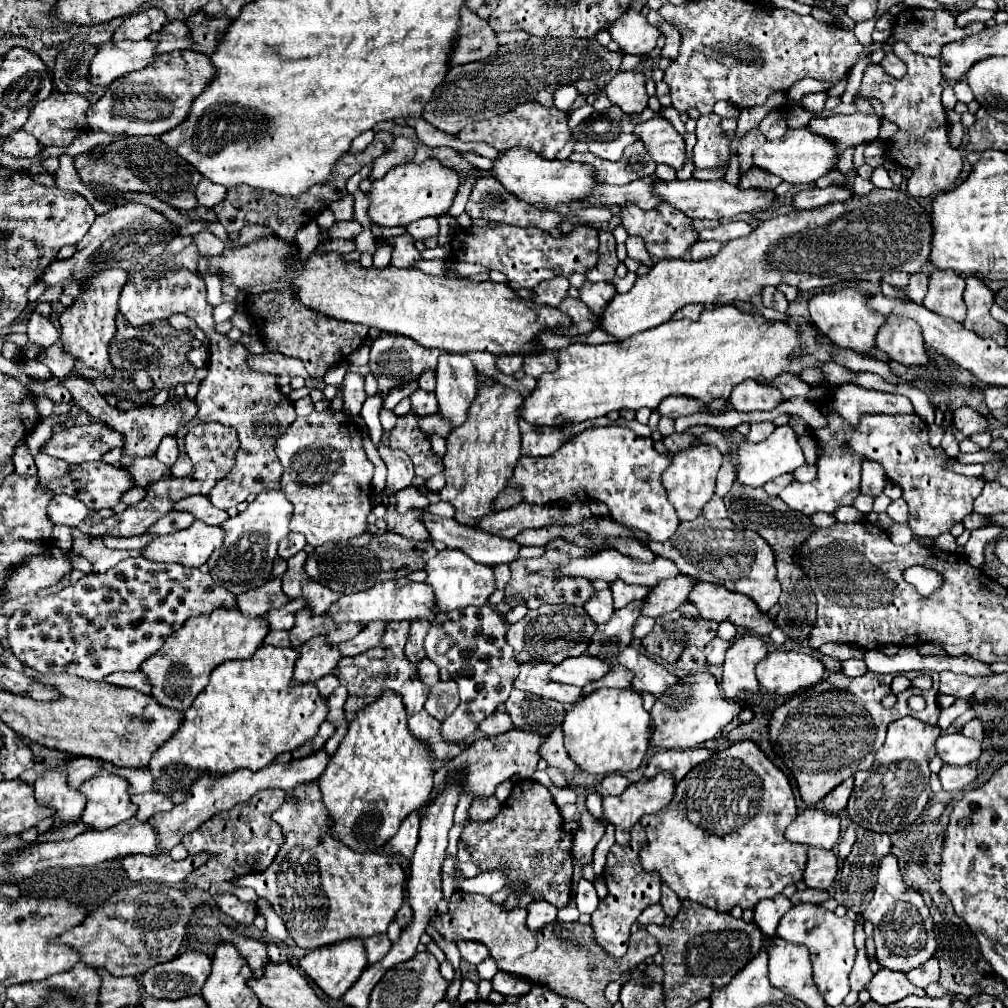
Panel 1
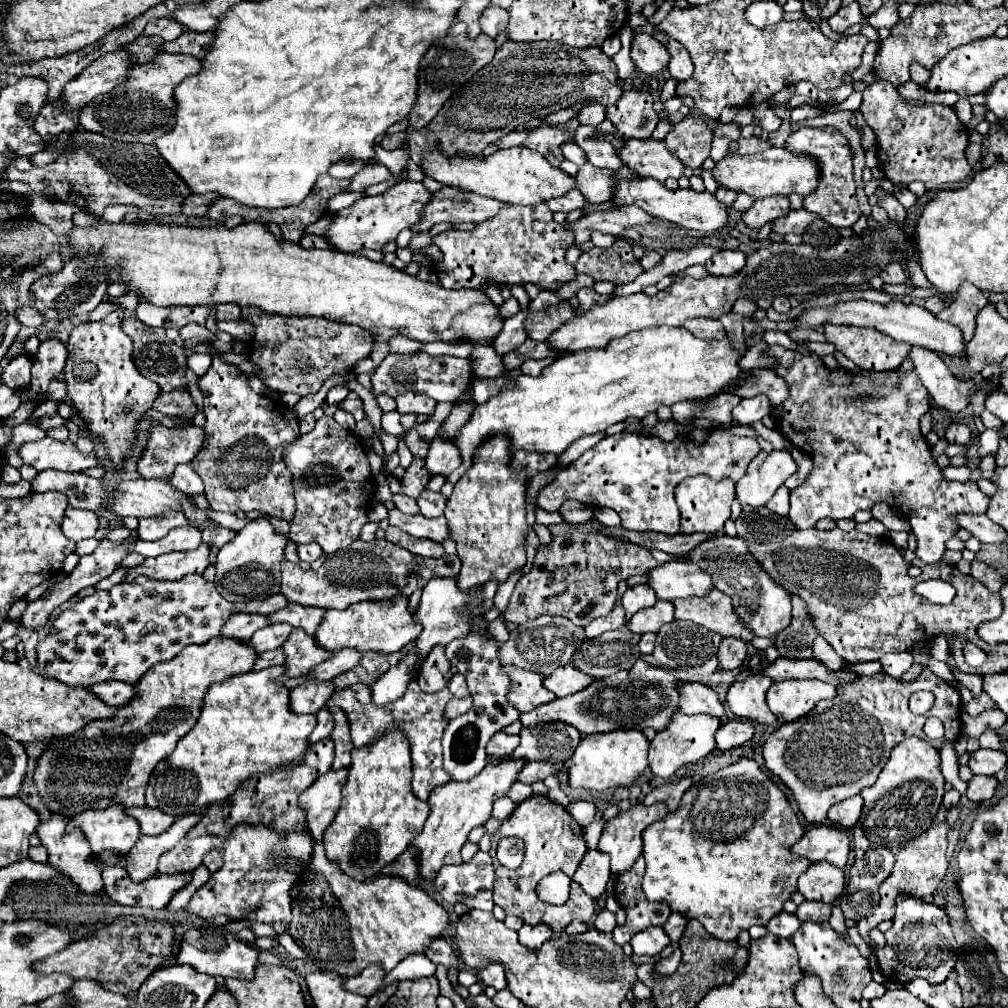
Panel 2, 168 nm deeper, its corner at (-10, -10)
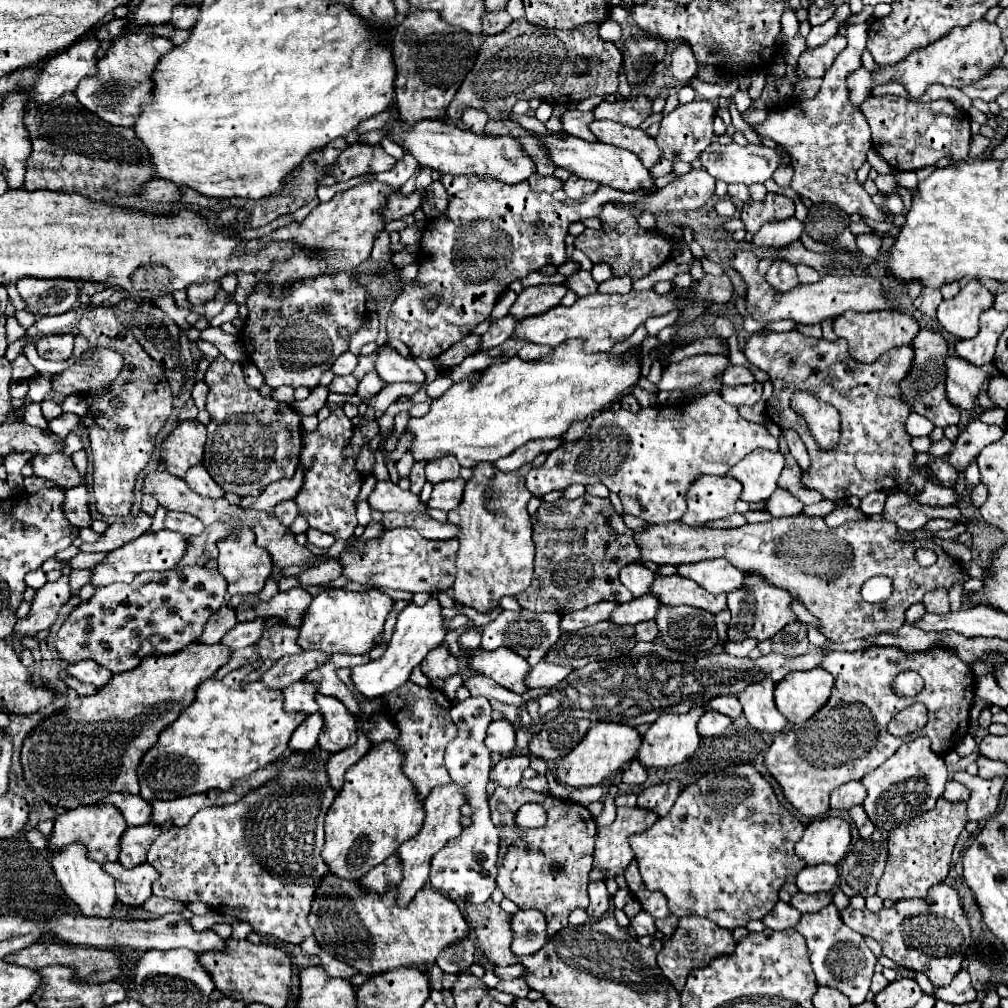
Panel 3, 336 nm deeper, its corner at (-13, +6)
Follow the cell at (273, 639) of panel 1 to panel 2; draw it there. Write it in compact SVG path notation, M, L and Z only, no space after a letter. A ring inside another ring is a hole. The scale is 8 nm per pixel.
M276 648L276 650L268 650L268 652L262 652L254 664L254 670L262 670L262 668L270 668L270 666L278 666L286 662L286 654L282 648Z

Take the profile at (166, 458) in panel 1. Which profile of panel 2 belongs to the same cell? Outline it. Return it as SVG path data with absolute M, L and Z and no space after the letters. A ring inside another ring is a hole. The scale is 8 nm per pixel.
M178 464L172 478L170 478L172 486L184 494L200 494L204 490L200 476L194 472L192 466L186 464Z

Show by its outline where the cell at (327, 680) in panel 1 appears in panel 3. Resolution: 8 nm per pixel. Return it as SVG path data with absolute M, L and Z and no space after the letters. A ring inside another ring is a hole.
M321 712L311 714L299 728L293 732L293 738L289 740L289 750L293 752L307 752L317 748L317 736L321 730Z

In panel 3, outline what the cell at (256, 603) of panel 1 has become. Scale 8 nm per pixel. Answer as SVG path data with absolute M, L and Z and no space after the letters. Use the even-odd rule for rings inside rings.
M223 604L203 626L203 632L193 640L197 644L217 644L221 640L221 636L233 628L235 624L235 610L227 604Z

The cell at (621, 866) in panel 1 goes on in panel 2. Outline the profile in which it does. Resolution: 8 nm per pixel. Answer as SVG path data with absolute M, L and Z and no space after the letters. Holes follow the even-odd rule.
M640 856L628 872L616 876L614 898L626 910L626 922L614 928L614 942L624 946L632 940L632 936L648 926L664 926L670 908L666 902L650 902L642 892L642 876L644 876L644 858Z

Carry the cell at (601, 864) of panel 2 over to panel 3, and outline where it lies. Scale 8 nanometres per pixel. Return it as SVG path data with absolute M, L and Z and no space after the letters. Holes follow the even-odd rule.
M597 882L597 884L589 884L589 900L591 904L587 906L587 914L591 920L601 920L607 916L607 910L609 910L609 892L605 888L605 884Z

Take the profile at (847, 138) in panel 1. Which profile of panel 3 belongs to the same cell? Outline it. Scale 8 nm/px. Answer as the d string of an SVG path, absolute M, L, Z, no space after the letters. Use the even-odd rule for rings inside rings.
M867 24L849 26L845 36L849 44L825 72L817 96L769 108L767 120L751 130L761 138L777 142L785 152L789 152L795 166L791 188L799 196L809 198L813 204L833 204L847 214L861 214L883 222L887 212L871 202L871 196L855 178L857 170L867 161L867 152L873 143L866 118L855 104L851 104L849 88L845 84L845 76L849 76L853 68L861 66L861 52L867 44Z

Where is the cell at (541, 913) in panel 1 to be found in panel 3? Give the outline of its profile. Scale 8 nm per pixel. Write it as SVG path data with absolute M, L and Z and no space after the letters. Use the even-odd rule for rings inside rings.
M519 910L511 920L511 952L515 956L527 956L539 952L547 942L545 918L537 910Z

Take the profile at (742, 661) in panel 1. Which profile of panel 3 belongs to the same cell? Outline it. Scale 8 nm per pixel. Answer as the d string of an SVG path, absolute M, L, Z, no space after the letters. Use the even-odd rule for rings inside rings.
M765 678L757 684L751 684L751 688L745 688L745 692L741 692L741 696L737 698L743 706L743 714L747 722L753 728L777 734L785 730L787 720L785 716L781 716L781 712L773 702L773 690L775 690L773 680Z

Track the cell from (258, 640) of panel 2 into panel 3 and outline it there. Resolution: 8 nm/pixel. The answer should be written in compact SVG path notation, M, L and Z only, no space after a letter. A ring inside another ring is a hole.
M253 620L253 622L241 622L235 624L221 640L219 644L227 646L229 650L239 650L245 646L253 646L257 642L257 636L261 636L261 628L265 626L263 620Z

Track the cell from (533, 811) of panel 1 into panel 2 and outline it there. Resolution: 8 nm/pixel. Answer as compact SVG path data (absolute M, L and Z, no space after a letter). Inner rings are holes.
M530 796L522 804L516 806L512 816L502 822L500 830L492 838L492 848L498 846L498 842L504 836L512 836L524 842L524 862L516 870L502 868L498 862L494 862L494 872L496 872L496 882L494 882L494 902L506 910L506 914L520 916L526 924L540 924L546 922L554 928L554 936L558 938L560 932L564 930L566 924L572 920L582 920L590 922L594 916L594 900L582 890L580 884L572 880L570 886L570 898L564 906L552 906L548 902L542 902L536 894L538 882L554 872L564 872L572 878L578 862L582 860L586 848L586 842L582 838L582 828L576 824L576 820L566 812L564 806L548 800L546 796Z

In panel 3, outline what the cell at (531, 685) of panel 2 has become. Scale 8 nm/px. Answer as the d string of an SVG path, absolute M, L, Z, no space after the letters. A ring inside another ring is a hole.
M481 648L471 650L467 656L467 668L475 674L489 676L511 692L521 694L527 690L523 680L529 672L529 664L509 648L497 648L493 652Z

